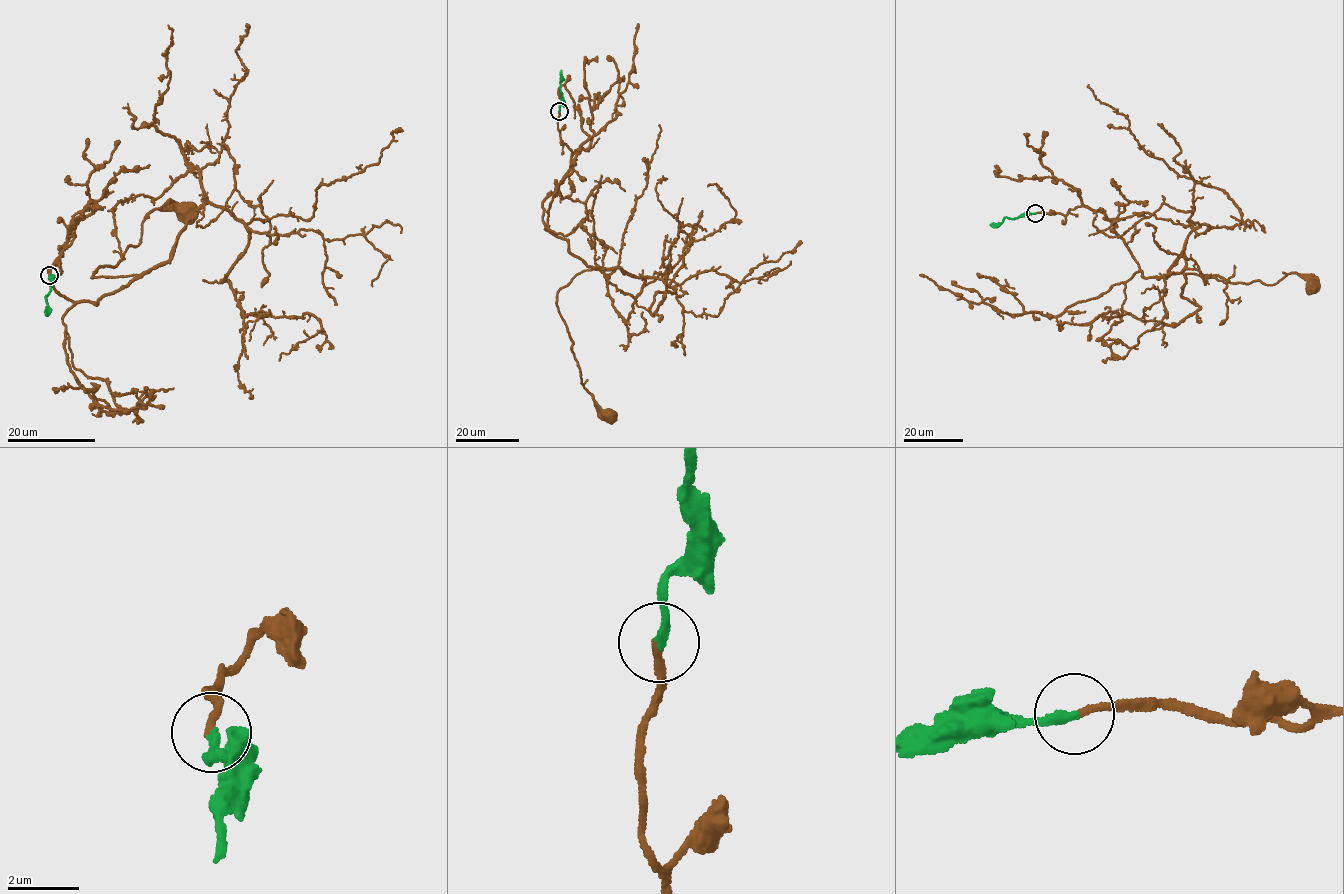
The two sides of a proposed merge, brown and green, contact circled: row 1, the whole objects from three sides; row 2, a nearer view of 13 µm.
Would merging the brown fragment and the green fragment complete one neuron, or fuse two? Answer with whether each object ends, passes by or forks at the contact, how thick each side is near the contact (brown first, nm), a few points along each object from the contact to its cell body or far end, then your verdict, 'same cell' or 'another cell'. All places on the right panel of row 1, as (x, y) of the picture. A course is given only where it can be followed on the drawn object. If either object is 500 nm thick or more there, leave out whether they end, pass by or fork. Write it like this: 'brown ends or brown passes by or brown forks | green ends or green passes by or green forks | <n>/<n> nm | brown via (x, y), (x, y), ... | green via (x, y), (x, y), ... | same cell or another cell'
brown ends | green ends | 200/260 nm | brown via (1035, 213), (1098, 210), (1145, 277), (1193, 273), (1272, 285), (1293, 272), (1314, 287) | green via (1035, 213), (1012, 219), (1005, 217), (1001, 223), (990, 225) | same cell

